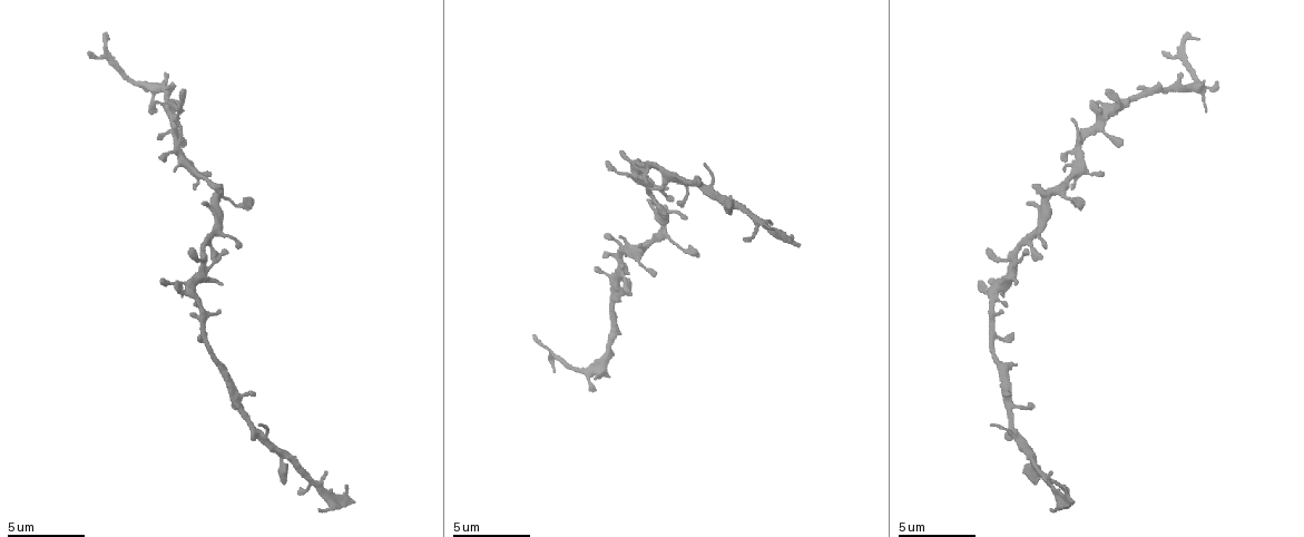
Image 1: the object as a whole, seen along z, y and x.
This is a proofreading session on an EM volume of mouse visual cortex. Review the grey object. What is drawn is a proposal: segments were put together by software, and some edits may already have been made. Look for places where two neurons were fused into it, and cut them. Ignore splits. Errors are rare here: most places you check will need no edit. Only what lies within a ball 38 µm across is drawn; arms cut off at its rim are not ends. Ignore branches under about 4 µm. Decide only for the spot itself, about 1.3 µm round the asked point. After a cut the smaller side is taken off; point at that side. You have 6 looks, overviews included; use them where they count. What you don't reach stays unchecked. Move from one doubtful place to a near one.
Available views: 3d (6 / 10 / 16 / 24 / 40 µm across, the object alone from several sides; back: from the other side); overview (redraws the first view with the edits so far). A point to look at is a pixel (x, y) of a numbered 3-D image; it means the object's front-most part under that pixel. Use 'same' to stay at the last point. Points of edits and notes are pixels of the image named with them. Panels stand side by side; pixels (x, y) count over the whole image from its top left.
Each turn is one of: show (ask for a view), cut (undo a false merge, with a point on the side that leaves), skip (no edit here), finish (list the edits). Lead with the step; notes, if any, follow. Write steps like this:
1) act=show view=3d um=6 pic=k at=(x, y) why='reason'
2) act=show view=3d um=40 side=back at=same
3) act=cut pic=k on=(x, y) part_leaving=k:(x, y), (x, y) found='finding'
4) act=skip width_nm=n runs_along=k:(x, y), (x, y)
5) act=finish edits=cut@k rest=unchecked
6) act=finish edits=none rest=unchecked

act=show view=3d um=10 pic=1 at=(209, 241) why='looks like a crossing'

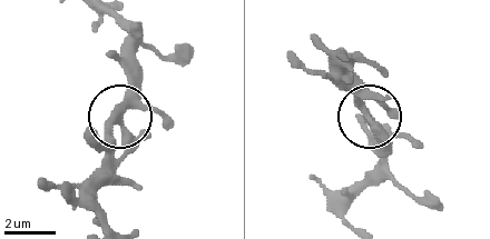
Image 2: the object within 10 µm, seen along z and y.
act=skip runs_along=2:(116, 123), (114, 175) found='one neuron here'

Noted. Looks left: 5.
act=show view=3d um=10 pic=1 at=(1029, 458) why='thick turns thin'

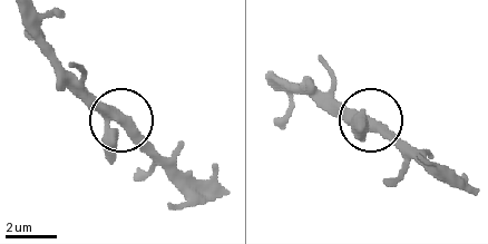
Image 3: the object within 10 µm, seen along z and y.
act=skip runs_along=3:(20, 19), (158, 157) found='one neuron here'

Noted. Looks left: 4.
act=show view=3d um=6 pic=1 at=(209, 351)

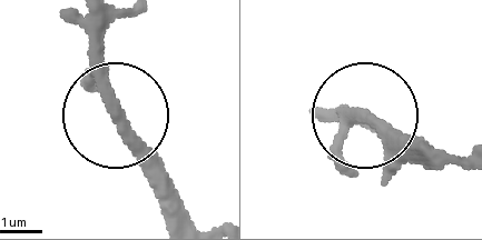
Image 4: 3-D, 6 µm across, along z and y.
act=skip found='all the same neuron'

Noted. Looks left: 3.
act=finish edits=none rest=unchecked

